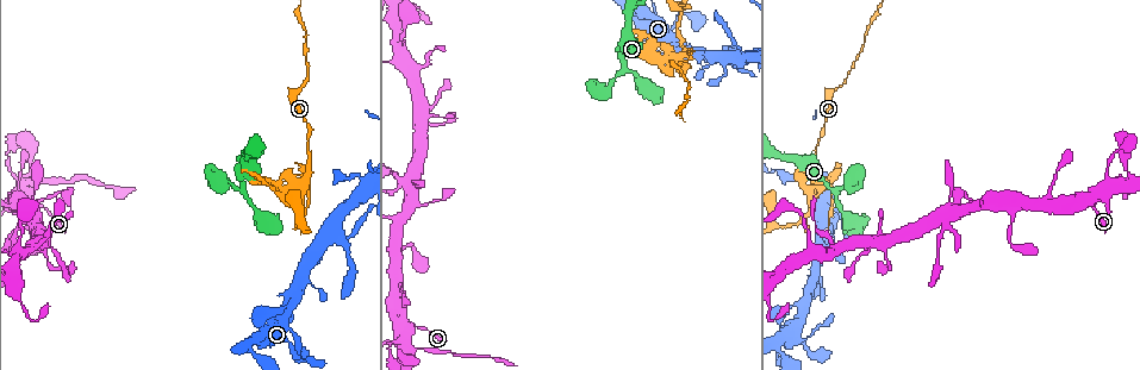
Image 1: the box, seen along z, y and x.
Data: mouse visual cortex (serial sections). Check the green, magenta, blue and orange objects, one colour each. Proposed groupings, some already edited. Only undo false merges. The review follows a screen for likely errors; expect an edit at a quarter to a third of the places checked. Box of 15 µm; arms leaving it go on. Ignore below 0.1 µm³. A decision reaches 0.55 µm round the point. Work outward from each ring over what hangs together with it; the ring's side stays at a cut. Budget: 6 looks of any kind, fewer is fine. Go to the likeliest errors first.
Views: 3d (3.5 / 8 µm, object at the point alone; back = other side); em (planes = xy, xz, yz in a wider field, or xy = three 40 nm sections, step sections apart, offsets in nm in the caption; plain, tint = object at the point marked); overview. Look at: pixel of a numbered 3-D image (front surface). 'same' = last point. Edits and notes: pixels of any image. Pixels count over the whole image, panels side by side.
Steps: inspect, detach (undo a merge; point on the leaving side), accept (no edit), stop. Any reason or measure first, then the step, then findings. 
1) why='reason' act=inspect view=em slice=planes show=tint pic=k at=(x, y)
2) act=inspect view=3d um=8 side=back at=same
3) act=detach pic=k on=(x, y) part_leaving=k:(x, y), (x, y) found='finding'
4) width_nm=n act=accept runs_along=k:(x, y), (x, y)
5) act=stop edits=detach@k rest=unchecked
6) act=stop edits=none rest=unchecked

why='two arms in line, one across' act=inspect view=3d um=3.5 pic=1 at=(688, 57)

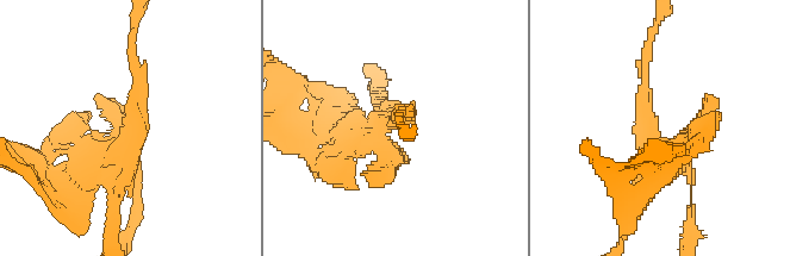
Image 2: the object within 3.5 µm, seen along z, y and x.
why='shape alone is not enough' act=inspect view=em slice=xy step=2 show=plain pic=2 at=(132, 144)

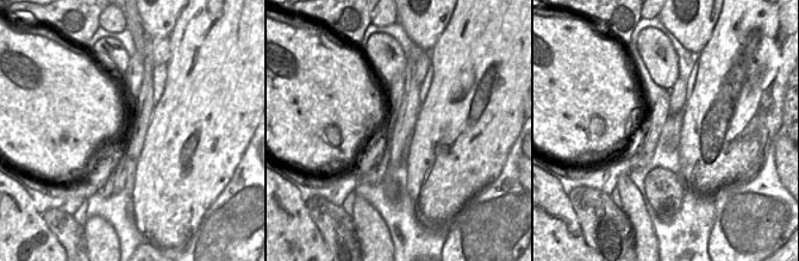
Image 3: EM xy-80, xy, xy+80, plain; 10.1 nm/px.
why='where the object lies' act=inspect view=em slice=xy step=2 show=tint at=same

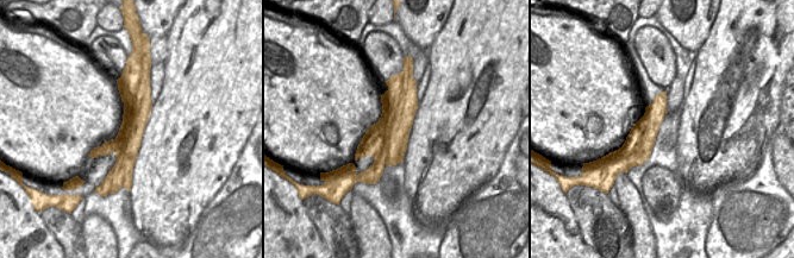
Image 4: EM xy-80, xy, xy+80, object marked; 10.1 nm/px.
act=detach pic=2 on=(74, 183) found='two cells meet here'

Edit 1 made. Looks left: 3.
why='thick turns thin' act=inspect view=3d um=8 pic=1 at=(830, 192)

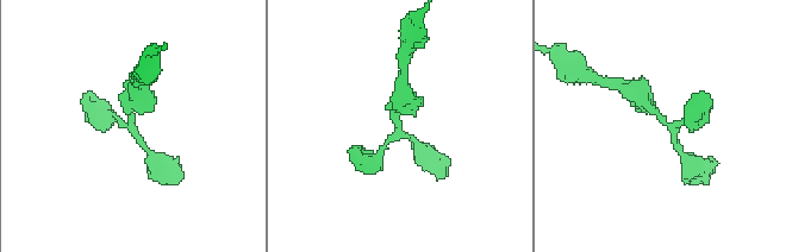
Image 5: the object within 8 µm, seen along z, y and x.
act=inspect view=em slice=xy step=3 show=tint pic=5 at=(131, 129)

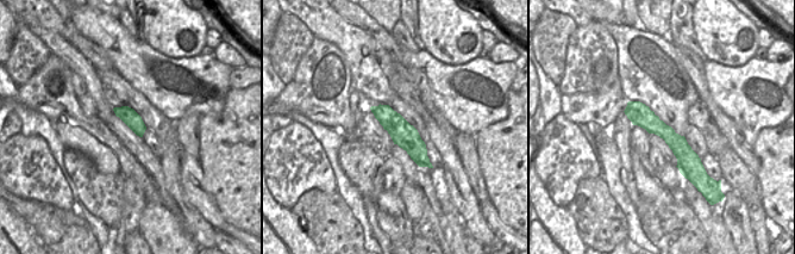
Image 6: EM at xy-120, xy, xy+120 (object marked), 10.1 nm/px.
arms=3 act=accept runs_along=6:(631, 104), (680, 147), (683, 171) found='one cell here'

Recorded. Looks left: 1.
act=stop edits=detach@2 rest=unchecked

